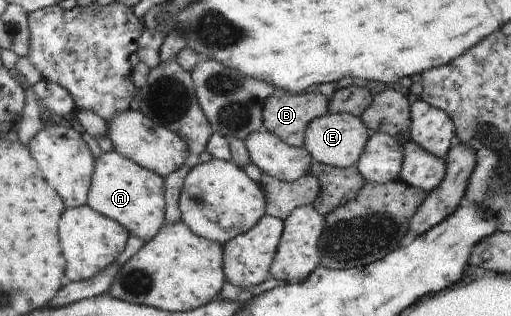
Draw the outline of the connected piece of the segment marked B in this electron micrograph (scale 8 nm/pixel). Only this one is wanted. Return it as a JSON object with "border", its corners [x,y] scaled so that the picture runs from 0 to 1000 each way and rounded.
{"border":[[[609,282],[587,297],[542,291],[521,313],[515,342],[515,408],[536,421],[556,453],[573,465],[593,465],[601,399],[614,380],[644,361],[642,313]]]}

